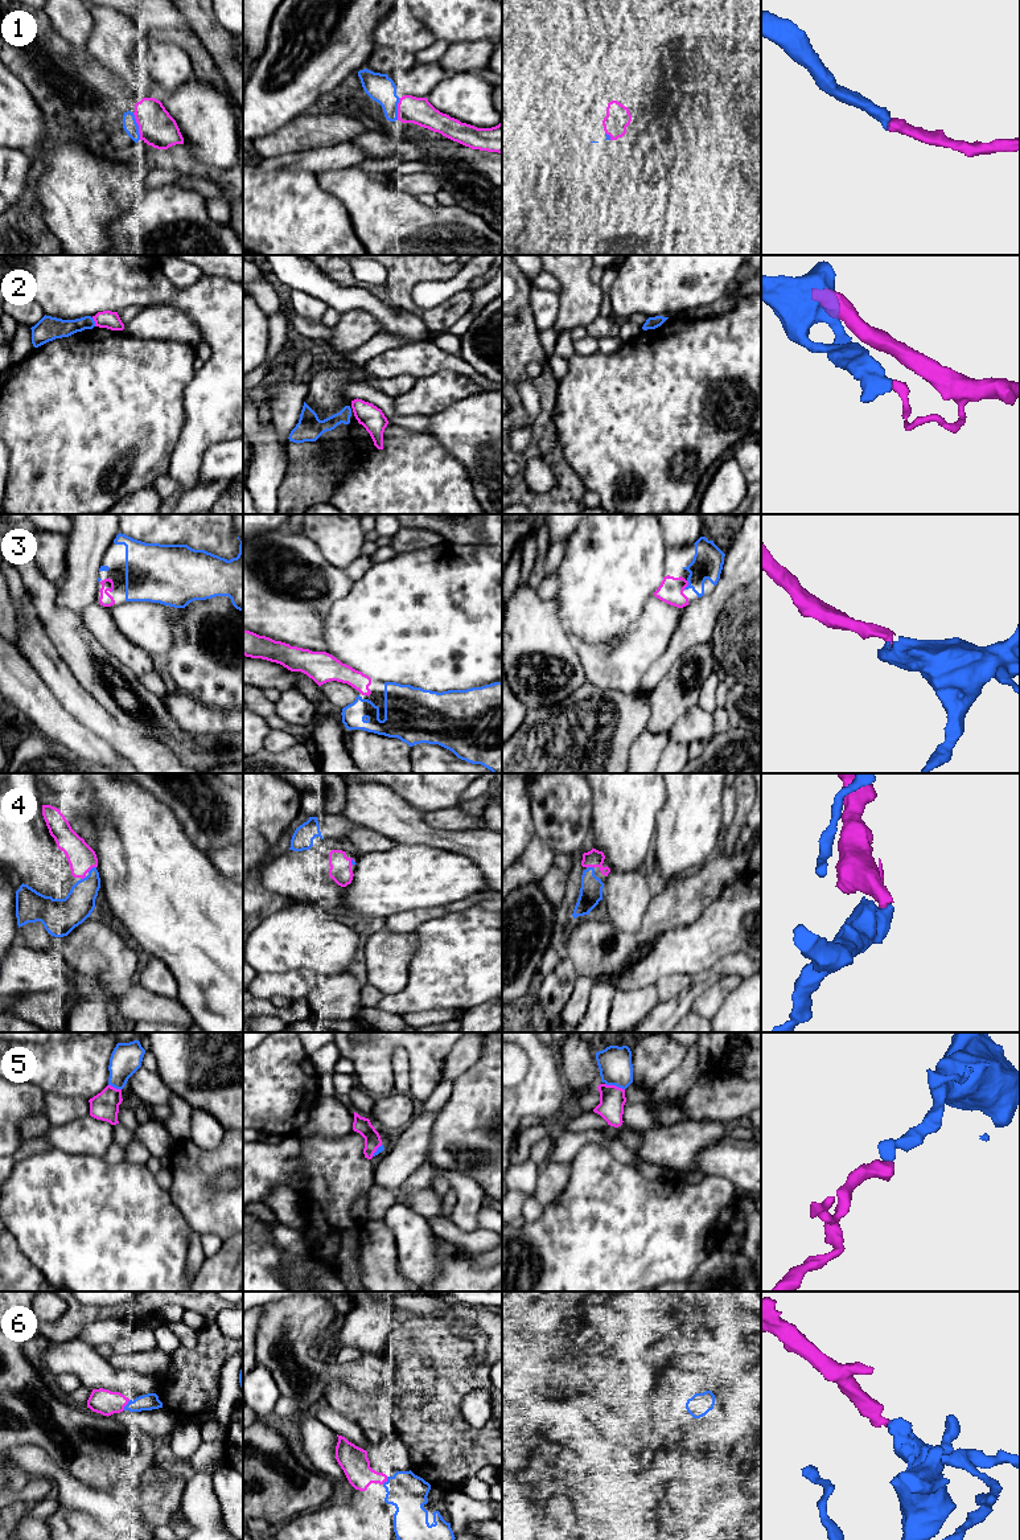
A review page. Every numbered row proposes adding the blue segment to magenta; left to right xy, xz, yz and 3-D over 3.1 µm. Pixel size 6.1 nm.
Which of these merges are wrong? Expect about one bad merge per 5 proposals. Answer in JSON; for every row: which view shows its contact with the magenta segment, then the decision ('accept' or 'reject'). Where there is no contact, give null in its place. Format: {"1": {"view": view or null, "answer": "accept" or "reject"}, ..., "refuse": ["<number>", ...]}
{"1": {"view": "xy", "answer": "accept"}, "2": {"view": "xy", "answer": "reject"}, "3": {"view": "yz", "answer": "accept"}, "4": {"view": "xy", "answer": "accept"}, "5": {"view": "yz", "answer": "accept"}, "6": {"view": "xy", "answer": "accept"}, "refuse": ["2"]}

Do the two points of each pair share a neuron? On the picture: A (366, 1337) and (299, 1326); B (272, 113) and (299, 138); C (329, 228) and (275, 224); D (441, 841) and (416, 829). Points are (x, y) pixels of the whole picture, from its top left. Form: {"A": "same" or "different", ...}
{"A": "different", "B": "different", "C": "same", "D": "same"}

